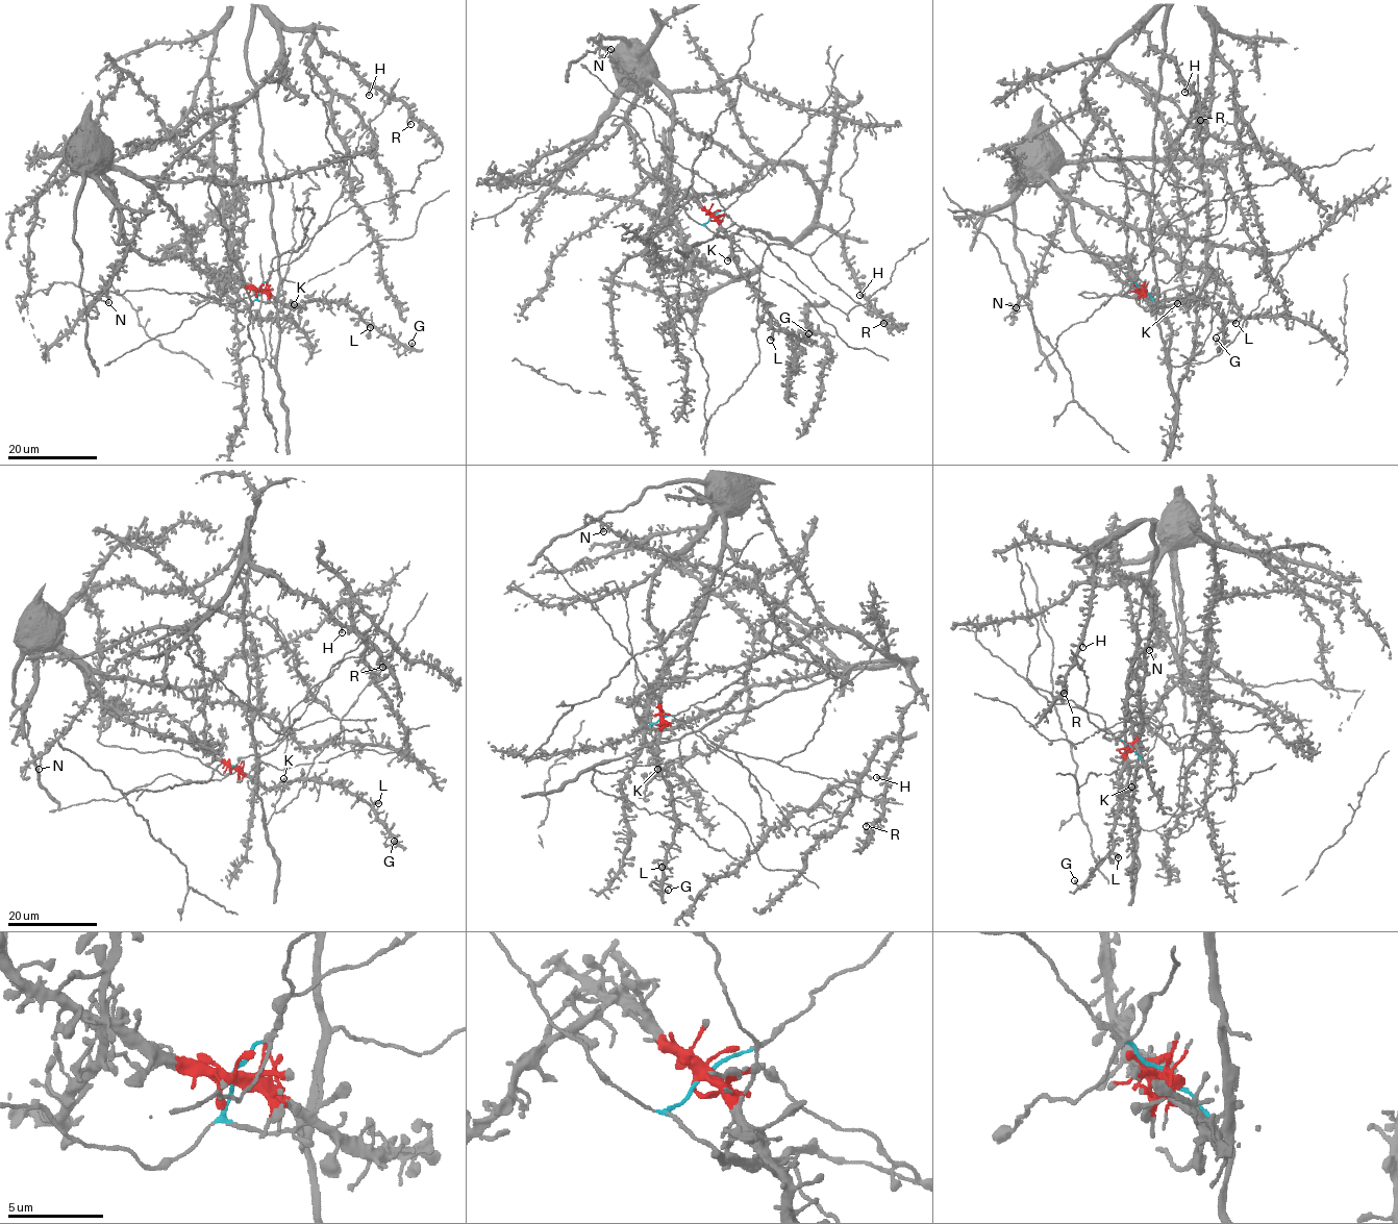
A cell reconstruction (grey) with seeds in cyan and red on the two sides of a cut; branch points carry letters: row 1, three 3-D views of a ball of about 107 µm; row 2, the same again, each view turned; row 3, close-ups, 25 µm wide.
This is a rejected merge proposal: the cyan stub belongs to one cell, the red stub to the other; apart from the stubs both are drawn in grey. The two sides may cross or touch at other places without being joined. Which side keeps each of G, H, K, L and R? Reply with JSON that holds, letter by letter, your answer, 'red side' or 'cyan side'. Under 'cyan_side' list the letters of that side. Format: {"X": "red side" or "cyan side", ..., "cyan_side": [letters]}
{"G": "red side", "H": "cyan side", "K": "red side", "L": "red side", "R": "cyan side", "cyan_side": ["H", "R"]}

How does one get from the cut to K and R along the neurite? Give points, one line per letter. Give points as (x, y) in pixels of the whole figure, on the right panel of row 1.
K: (1143, 290), (1157, 305), (1177, 303)
R: (1143, 290), (1154, 302), (1157, 299), (1150, 229), (1153, 199), (1175, 157), (1196, 96), (1201, 119)

